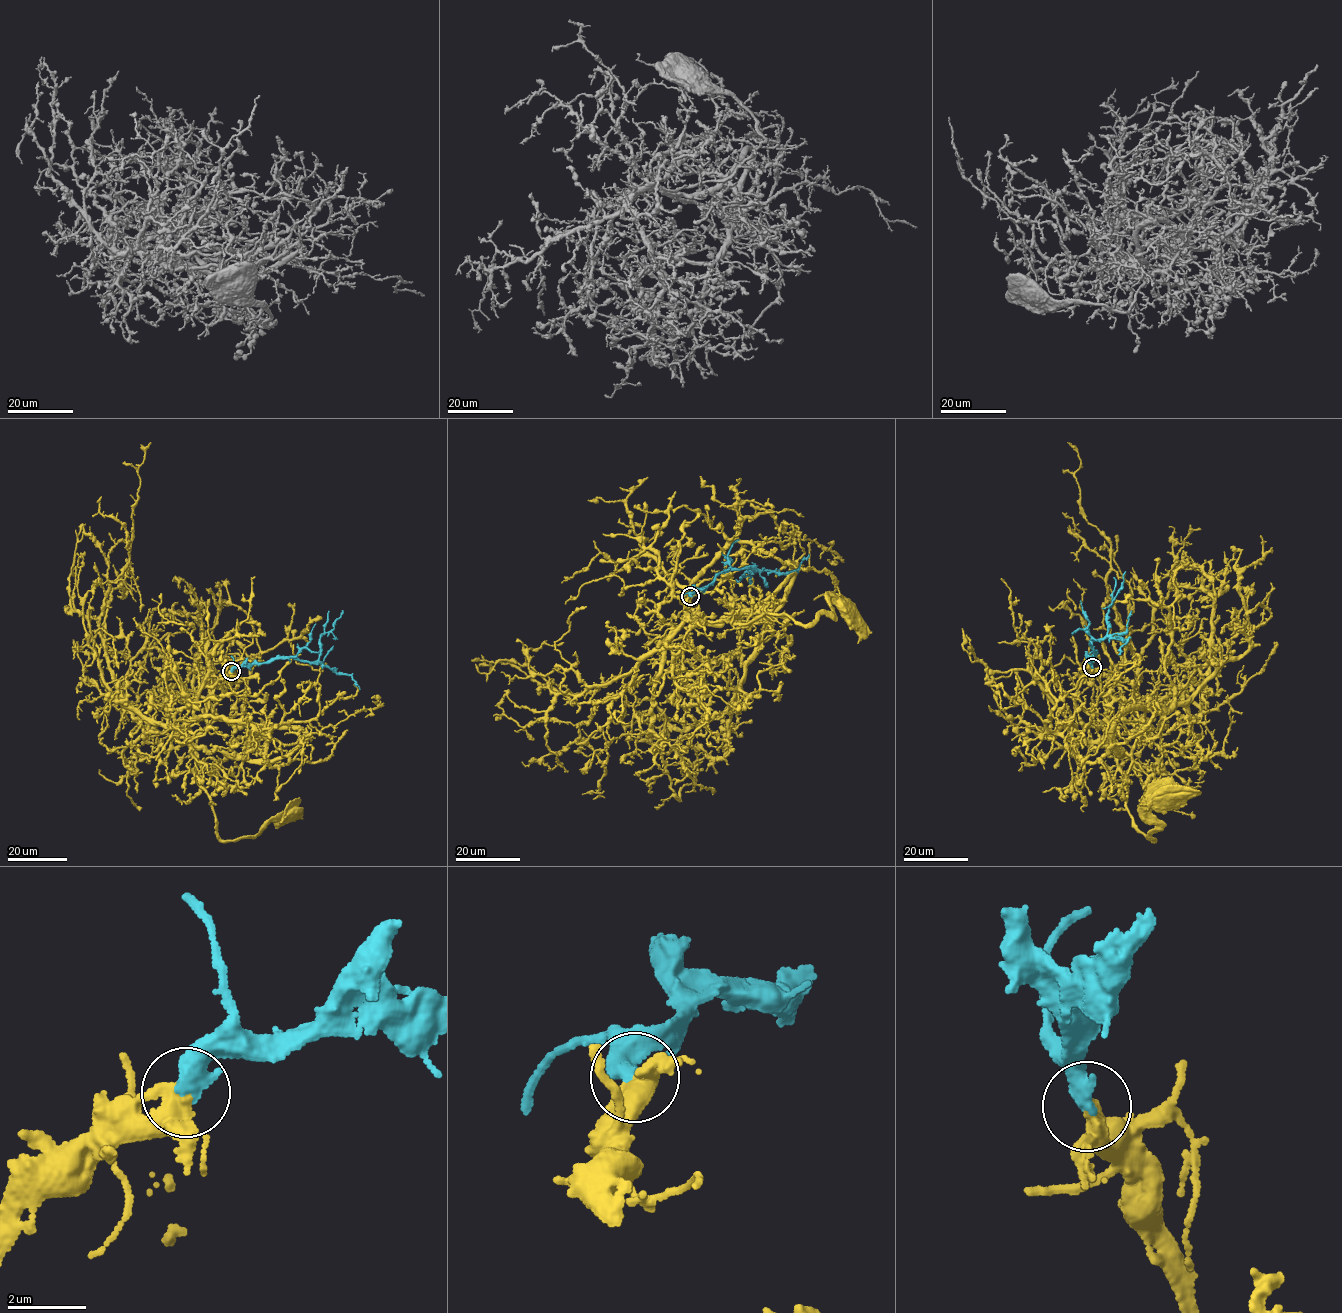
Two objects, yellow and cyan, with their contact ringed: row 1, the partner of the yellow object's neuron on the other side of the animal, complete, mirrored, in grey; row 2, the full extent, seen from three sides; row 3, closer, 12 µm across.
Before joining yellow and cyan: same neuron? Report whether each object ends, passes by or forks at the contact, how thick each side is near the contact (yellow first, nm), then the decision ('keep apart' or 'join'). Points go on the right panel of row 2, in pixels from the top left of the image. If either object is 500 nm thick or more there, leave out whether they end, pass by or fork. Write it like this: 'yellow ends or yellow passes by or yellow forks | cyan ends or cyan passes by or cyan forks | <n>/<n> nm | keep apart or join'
yellow passes by | cyan ends | 340/480 nm | join

